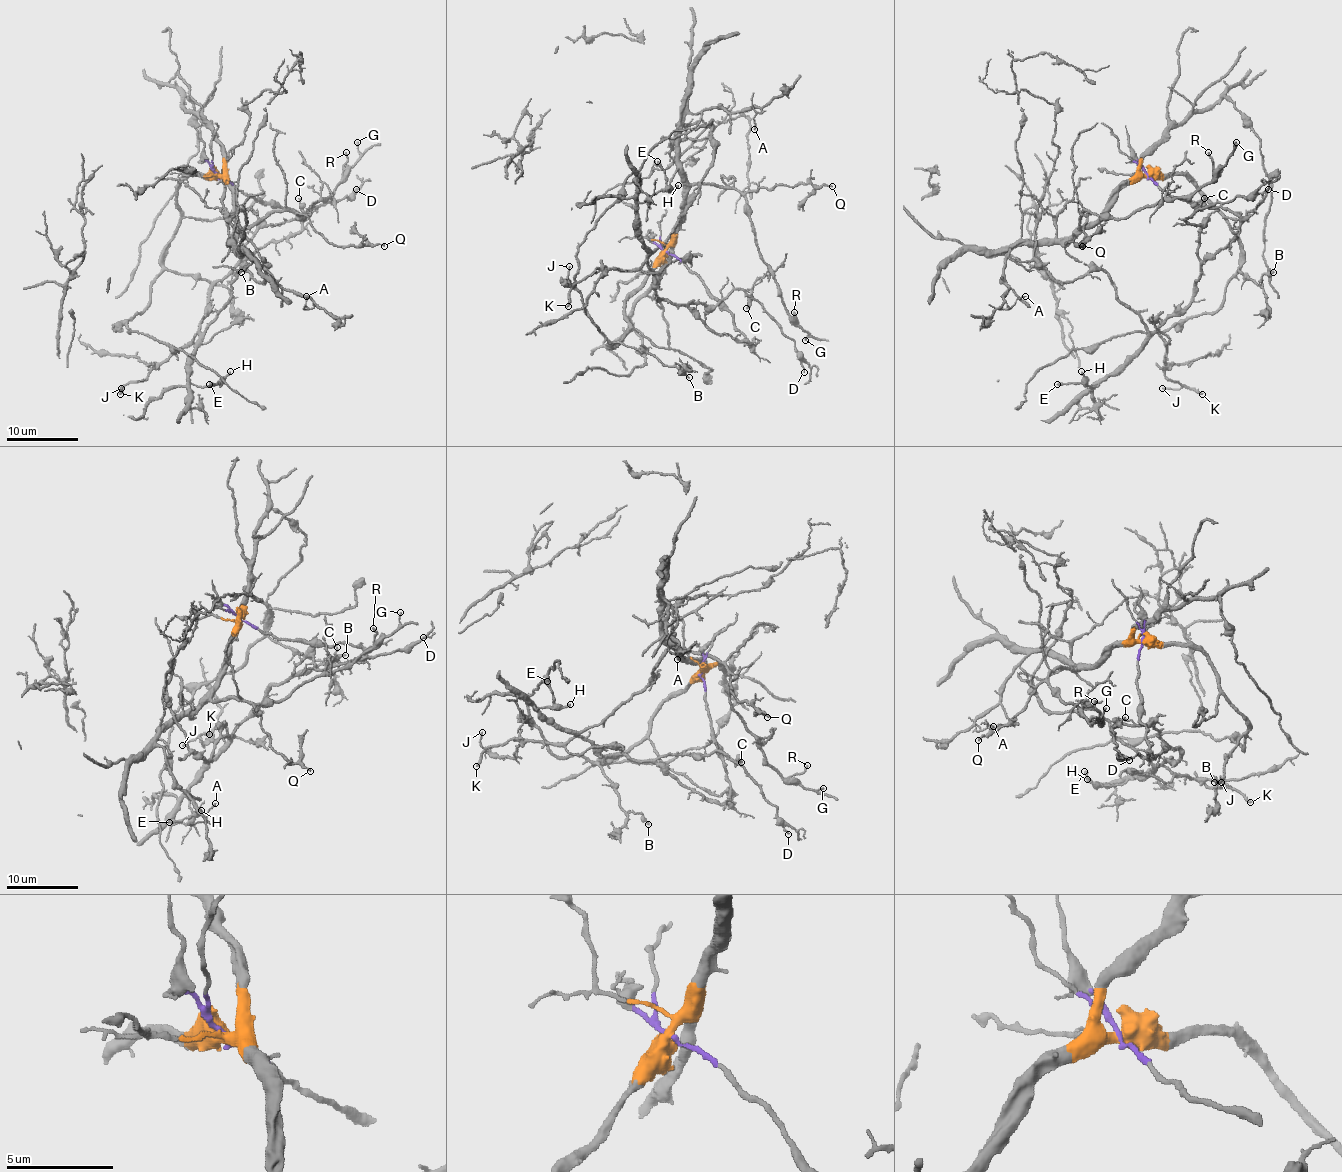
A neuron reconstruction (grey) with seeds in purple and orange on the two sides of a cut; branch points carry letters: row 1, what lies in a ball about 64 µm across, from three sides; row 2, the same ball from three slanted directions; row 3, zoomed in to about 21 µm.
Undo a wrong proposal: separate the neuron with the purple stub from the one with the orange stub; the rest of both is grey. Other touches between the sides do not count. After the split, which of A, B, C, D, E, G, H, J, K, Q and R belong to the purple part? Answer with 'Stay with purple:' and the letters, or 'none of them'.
Stay with purple: C, D, E, H, J, K

